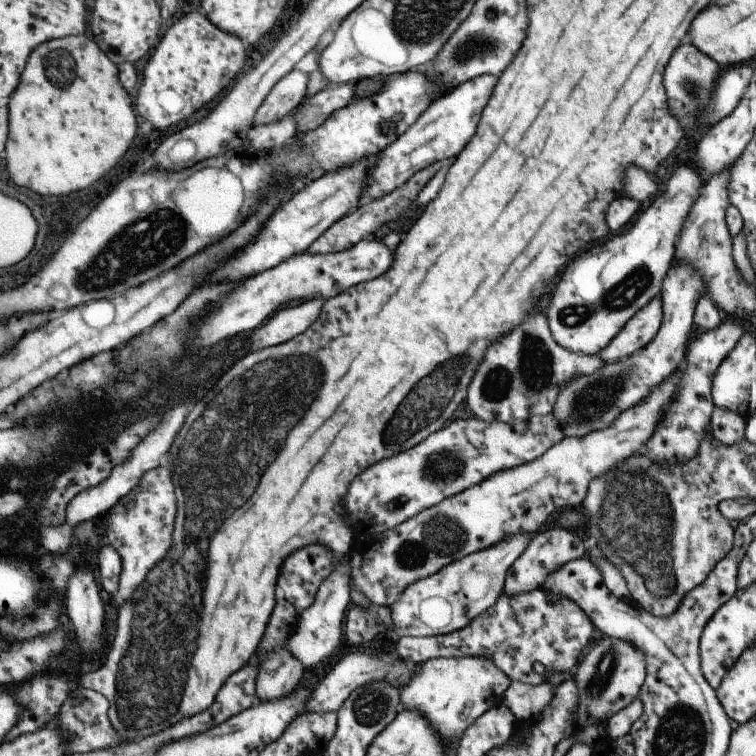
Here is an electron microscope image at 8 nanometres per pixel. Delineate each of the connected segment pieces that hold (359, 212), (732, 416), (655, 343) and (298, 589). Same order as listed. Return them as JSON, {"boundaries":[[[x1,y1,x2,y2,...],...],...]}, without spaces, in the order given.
{"boundaries":[[[439,162,415,172,407,182,399,184,390,193,384,194,376,199,364,201,353,209,349,214,341,217,337,222,334,222,319,238,316,238,309,244,307,251,310,253,334,253,344,251,352,247,356,242,368,237,378,236,384,229,385,223,389,220,395,220,403,210,407,210,407,206,411,206,411,202,417,198,417,194,423,190,423,186,431,180,431,176,441,168]],[[715,406,711,411,709,426,712,435,725,446,742,441,744,424,744,418,736,412]],[[673,263,662,280,659,297,662,321,657,334,642,349,613,363,606,363,590,375,579,375,557,393,551,414,561,425,565,437,582,437,607,426,622,410,644,401,653,387,660,385,685,358,696,302,704,294,704,280,685,263]],[[315,544,289,554,287,562,283,562,277,576,277,586,281,588,284,599,298,612,313,602,318,586,332,571,331,558,327,547]]]}

